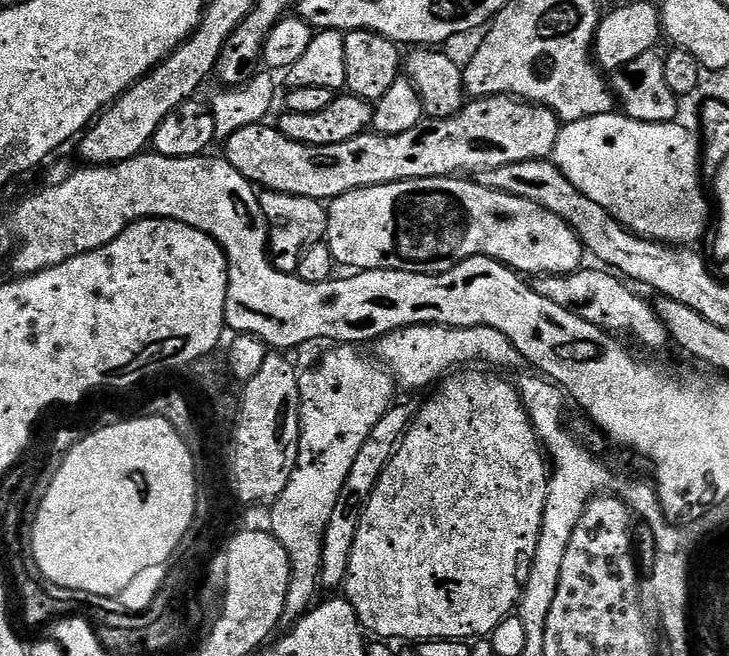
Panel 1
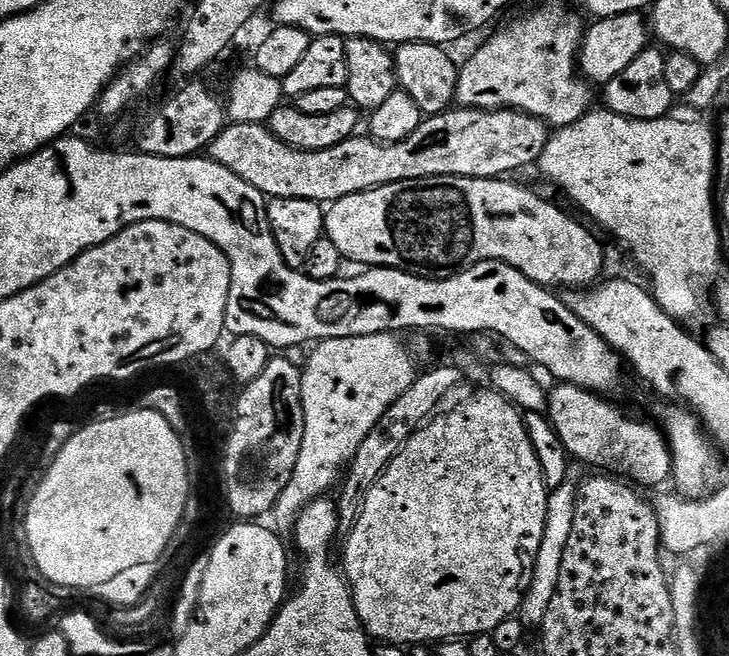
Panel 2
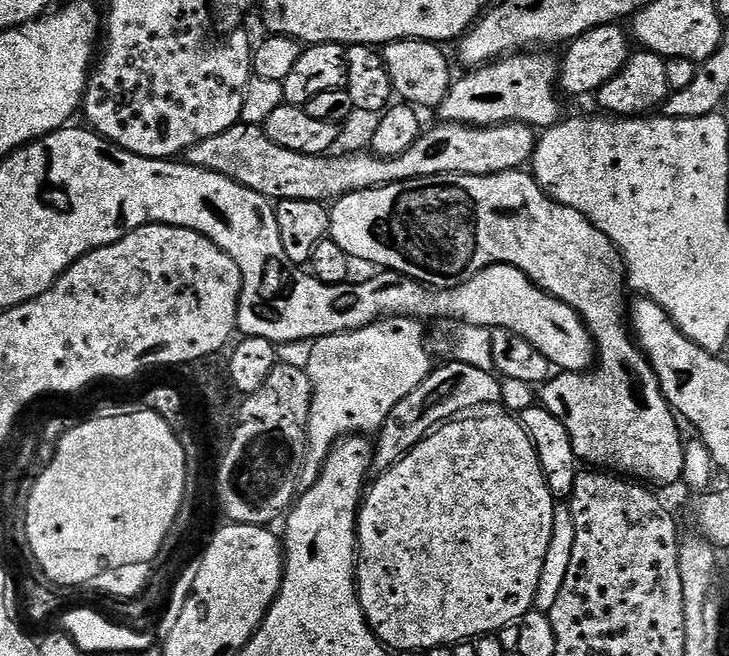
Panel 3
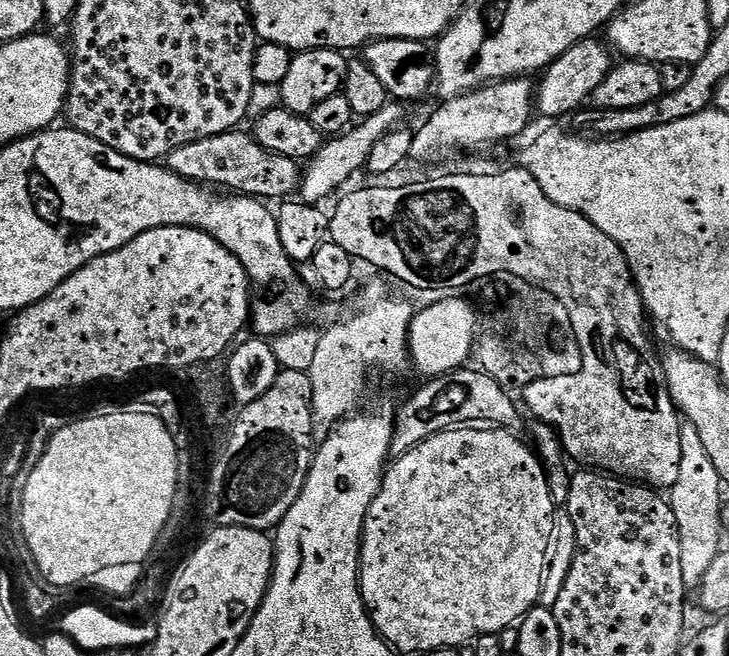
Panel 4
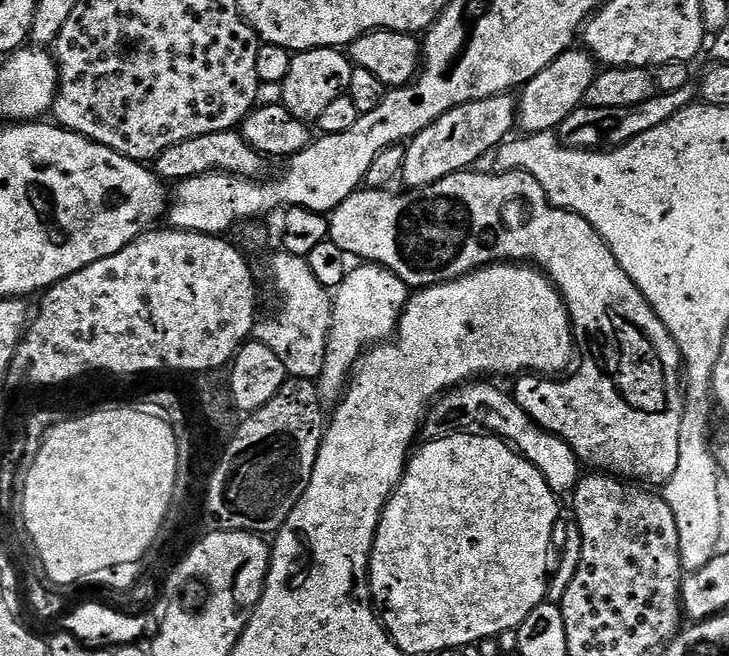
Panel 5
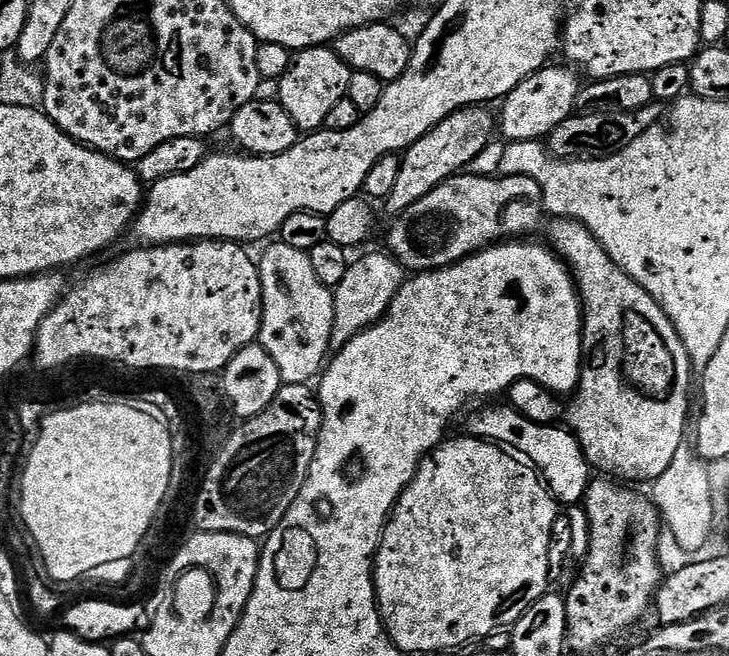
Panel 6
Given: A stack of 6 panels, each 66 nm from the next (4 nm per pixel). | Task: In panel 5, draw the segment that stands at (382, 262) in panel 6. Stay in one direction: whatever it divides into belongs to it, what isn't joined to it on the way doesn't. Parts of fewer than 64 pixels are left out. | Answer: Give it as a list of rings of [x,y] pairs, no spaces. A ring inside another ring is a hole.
[[[365,263],[364,272],[349,270],[331,297],[332,321],[325,343],[324,361],[318,377],[321,401],[339,401],[354,369],[365,351],[387,341],[400,324],[400,316],[410,299],[408,281],[398,278],[389,268]]]

